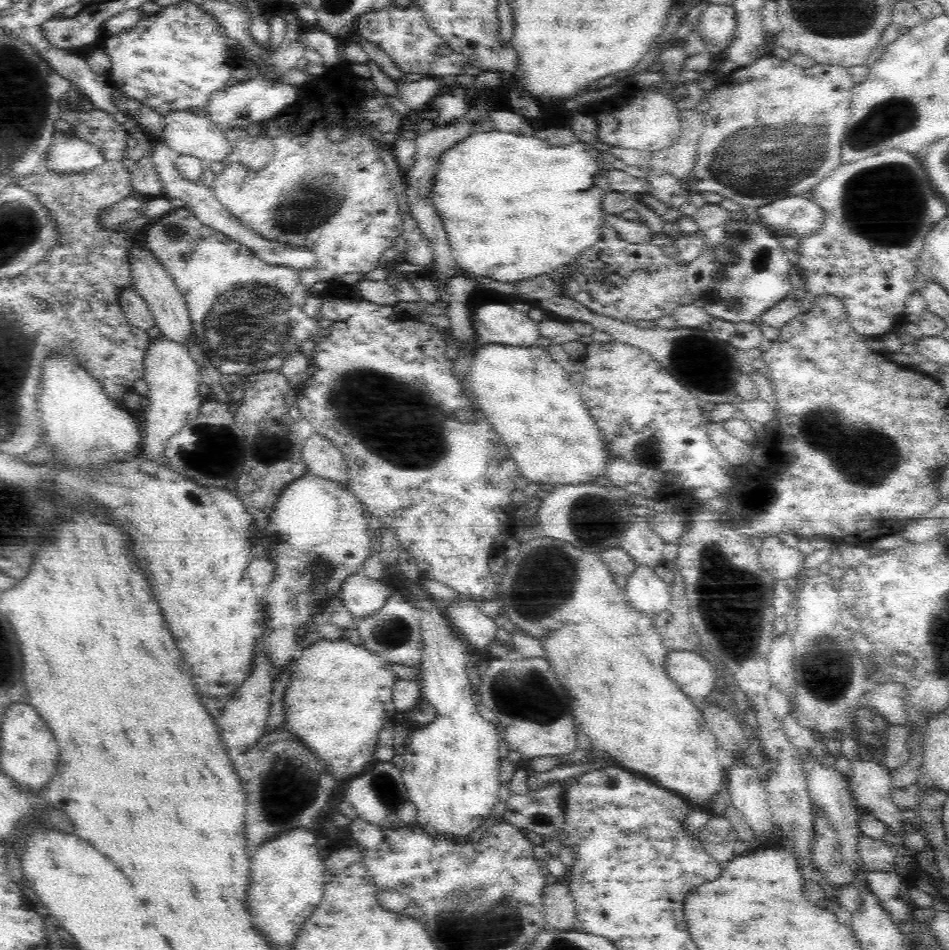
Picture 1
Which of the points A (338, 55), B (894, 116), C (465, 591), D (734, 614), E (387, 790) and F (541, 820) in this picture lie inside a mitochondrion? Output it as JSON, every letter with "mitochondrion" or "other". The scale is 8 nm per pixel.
{"A":"other","B":"mitochondrion","C":"other","D":"mitochondrion","E":"mitochondrion","F":"other"}

